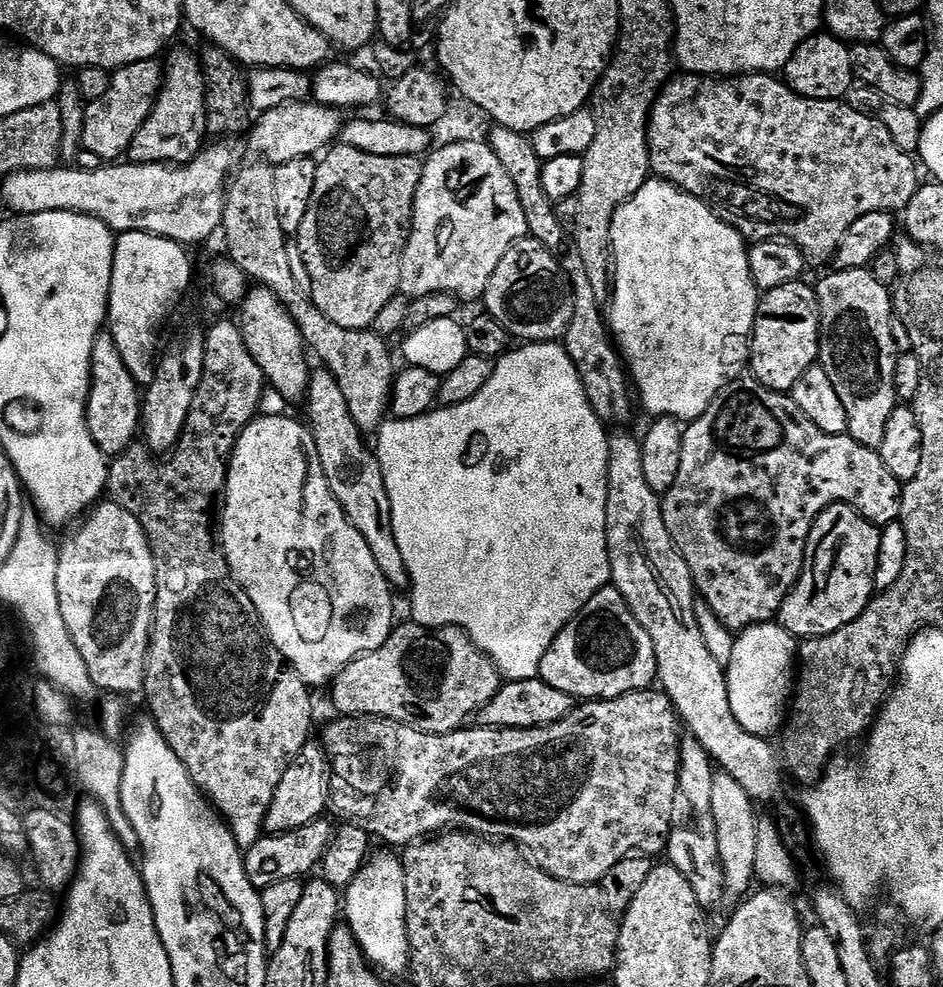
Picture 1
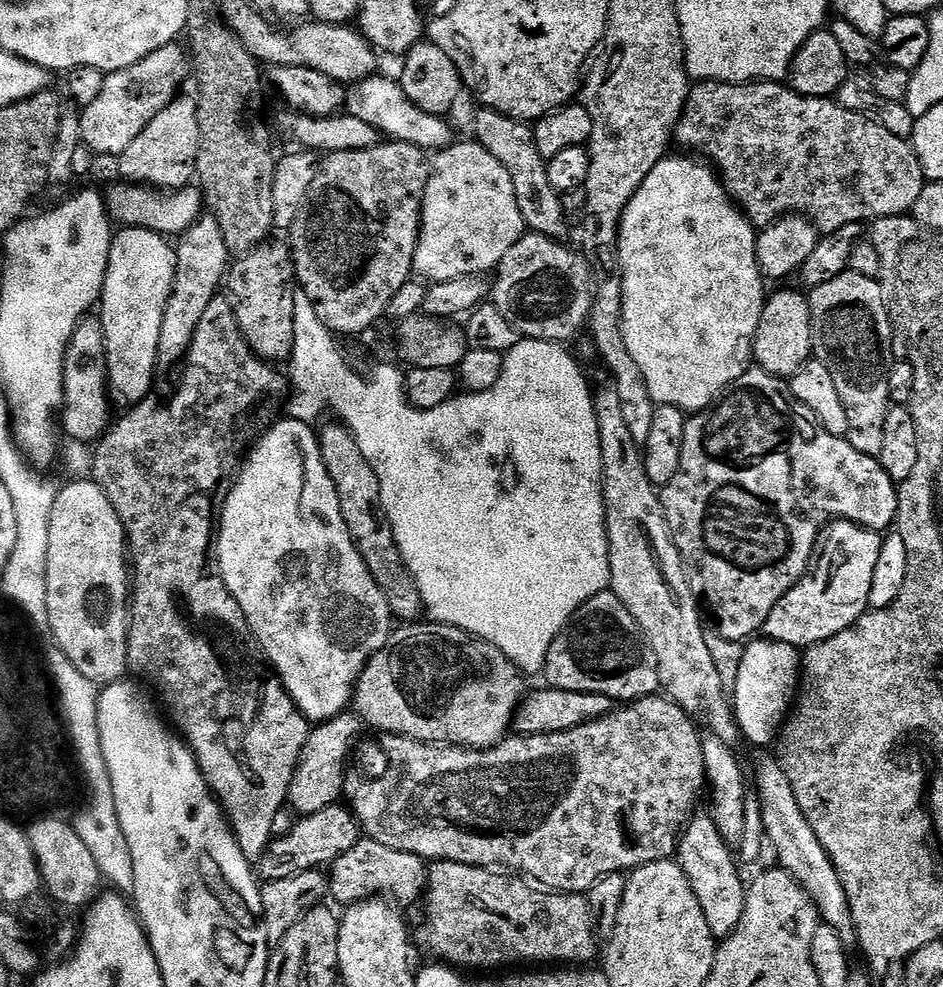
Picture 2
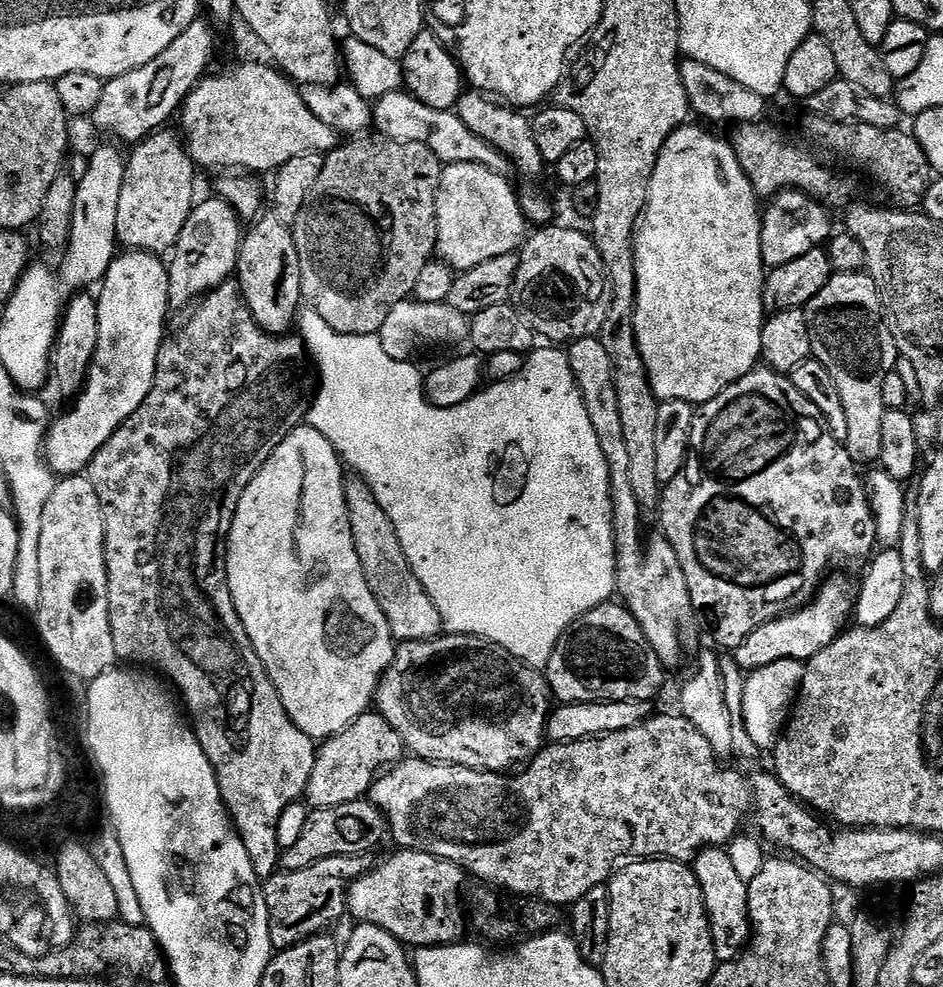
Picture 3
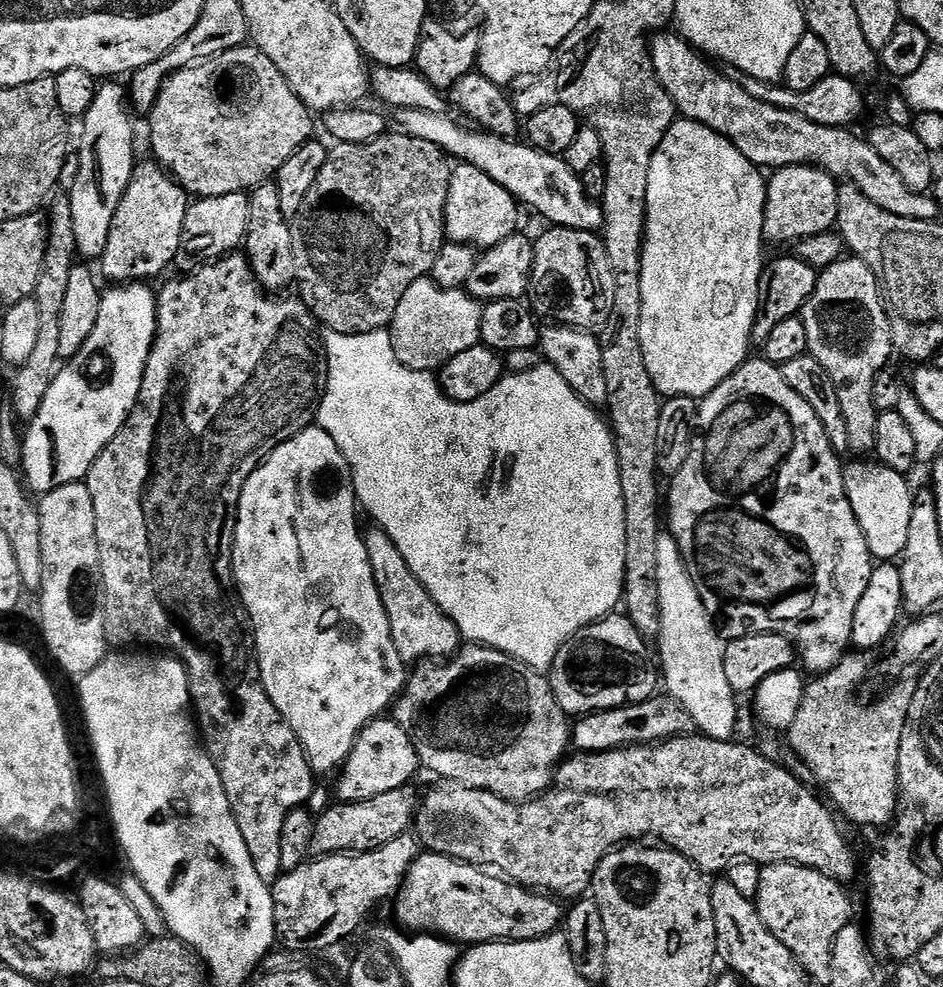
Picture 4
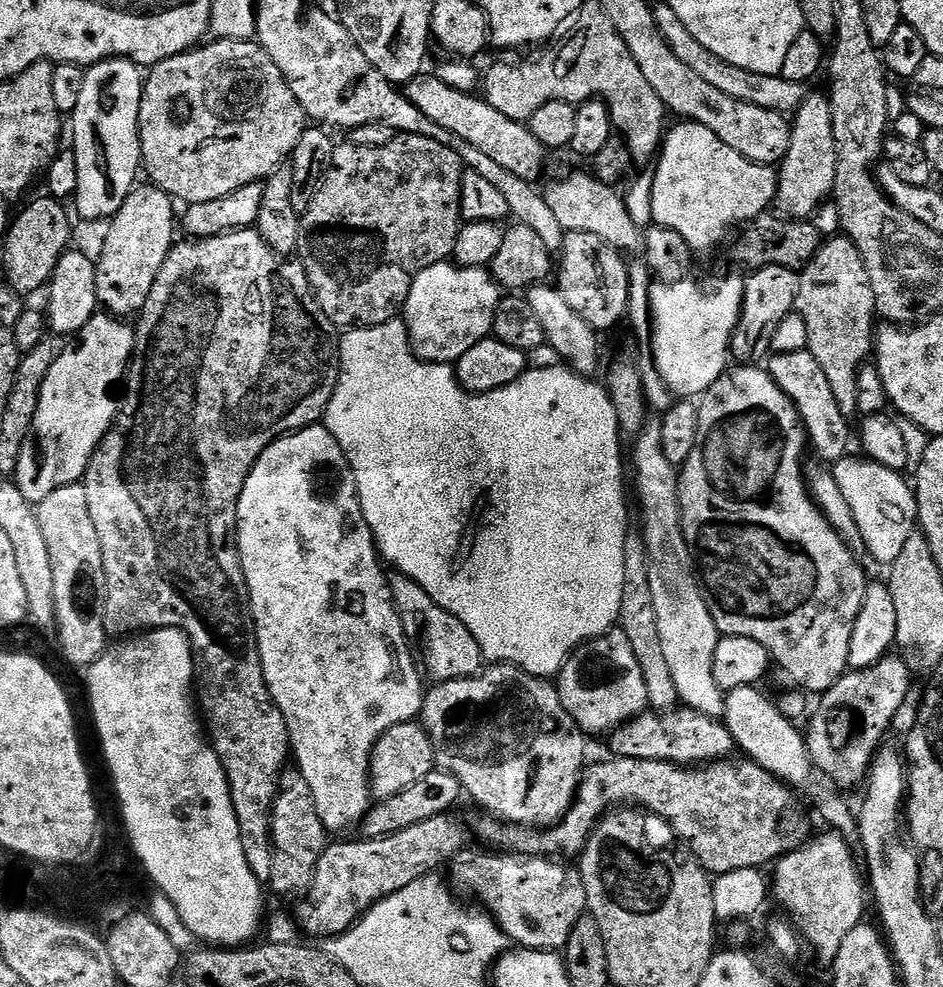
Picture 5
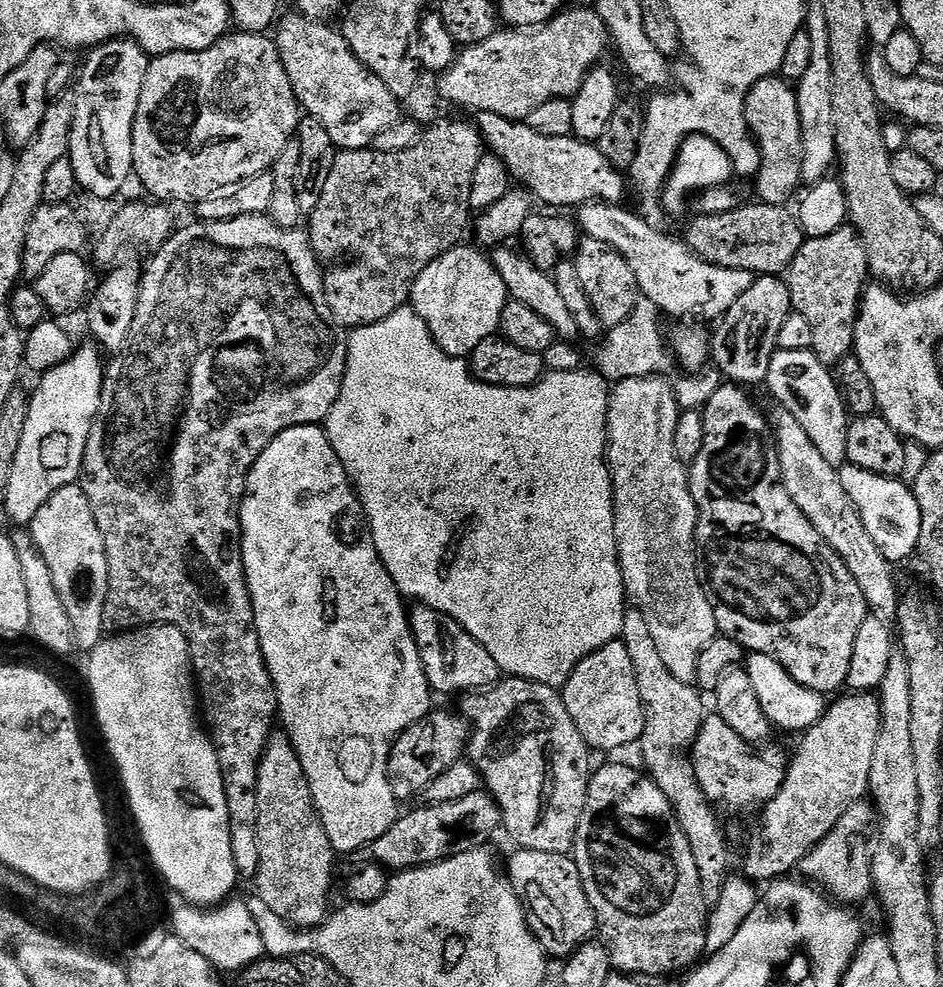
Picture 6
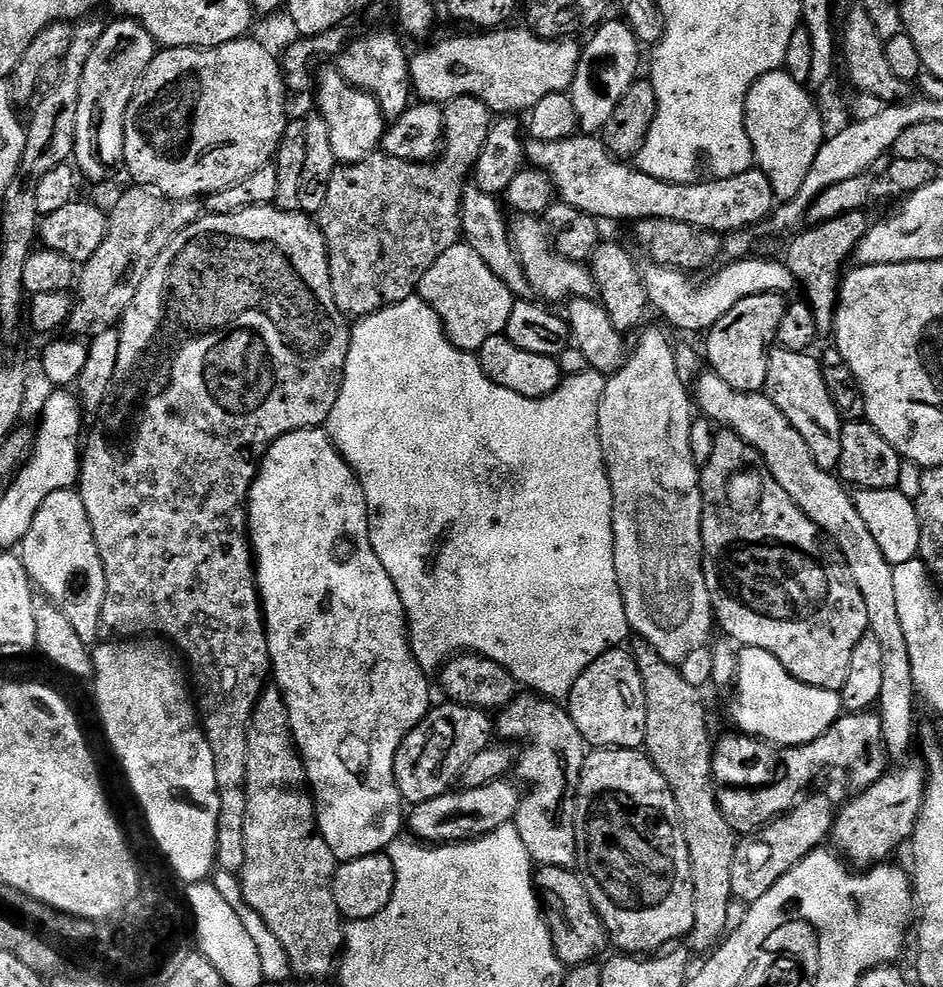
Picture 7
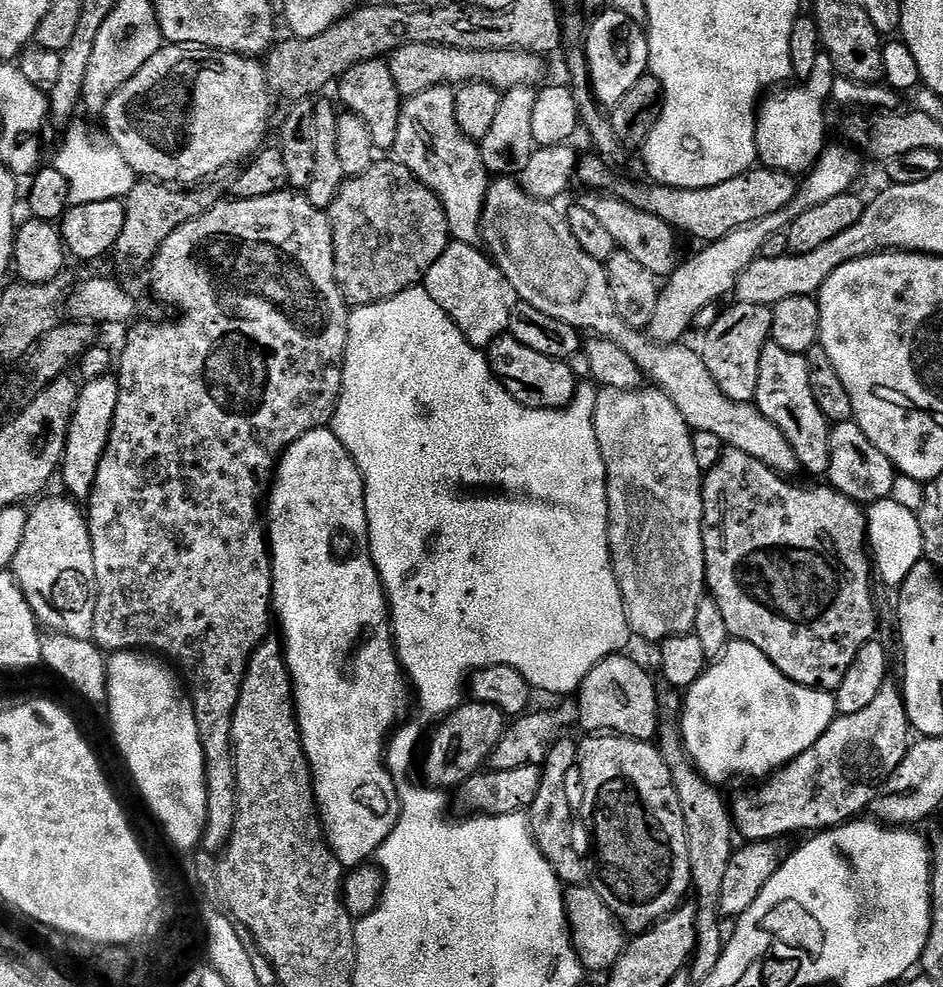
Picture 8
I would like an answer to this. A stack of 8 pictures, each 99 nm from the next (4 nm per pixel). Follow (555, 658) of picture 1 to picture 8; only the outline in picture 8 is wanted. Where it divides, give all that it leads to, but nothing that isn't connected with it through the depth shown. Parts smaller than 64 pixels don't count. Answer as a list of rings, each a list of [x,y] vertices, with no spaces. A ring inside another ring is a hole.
[[[628,654],[608,656],[580,684],[578,724],[588,734],[611,734],[631,740],[652,742],[657,739],[662,723],[658,687],[652,676]]]

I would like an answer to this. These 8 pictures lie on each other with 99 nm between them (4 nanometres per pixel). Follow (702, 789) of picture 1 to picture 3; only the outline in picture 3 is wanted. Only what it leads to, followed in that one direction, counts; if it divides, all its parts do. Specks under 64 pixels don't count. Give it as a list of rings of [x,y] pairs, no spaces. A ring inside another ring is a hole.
[[[720,846],[697,852],[694,871],[702,890],[716,959],[720,962],[734,960],[749,947],[752,934],[752,923],[748,921],[748,882],[734,870],[730,854]]]

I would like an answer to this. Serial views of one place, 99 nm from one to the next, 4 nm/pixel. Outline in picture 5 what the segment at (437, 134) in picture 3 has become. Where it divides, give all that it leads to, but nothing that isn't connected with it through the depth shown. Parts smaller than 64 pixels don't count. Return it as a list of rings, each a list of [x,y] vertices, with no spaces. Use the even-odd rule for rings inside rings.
[[[585,172],[564,176],[548,189],[543,189],[544,200],[549,204],[551,213],[558,218],[559,225],[565,232],[594,234],[594,238],[602,238],[602,242],[617,250],[638,247],[642,232],[637,221],[626,210],[624,196],[616,193],[619,191],[613,185],[598,182],[595,175]]]

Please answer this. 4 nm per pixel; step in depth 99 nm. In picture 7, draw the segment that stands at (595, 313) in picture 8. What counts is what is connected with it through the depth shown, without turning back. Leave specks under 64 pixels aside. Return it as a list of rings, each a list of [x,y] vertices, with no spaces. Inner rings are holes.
[[[517,215],[515,219],[516,221],[513,219],[510,224],[512,244],[516,248],[516,255],[520,257],[533,293],[541,301],[568,302],[573,297],[591,297],[596,292],[596,284],[592,280],[591,271],[583,263],[567,260],[562,253],[556,251],[543,219],[521,215]],[[711,370],[705,371],[695,381],[695,384],[695,407],[699,411],[701,408],[704,411],[701,413],[713,424],[738,434],[751,448],[756,448],[760,457],[764,459],[764,465],[770,470],[774,482],[778,482],[778,486],[782,486],[782,490],[786,490],[786,494],[790,494],[790,498],[800,507],[802,514],[806,514],[806,518],[810,518],[810,522],[819,526],[820,530],[825,532],[838,546],[842,558],[846,558],[846,566],[850,566],[850,574],[854,574],[854,583],[858,585],[858,590],[862,594],[862,602],[866,602],[869,633],[874,638],[878,638],[878,643],[882,645],[882,694],[878,705],[878,715],[882,722],[884,745],[888,750],[889,757],[896,758],[896,756],[906,755],[911,750],[912,744],[914,748],[914,737],[918,732],[918,723],[916,724],[918,697],[914,686],[914,670],[910,662],[910,646],[906,646],[906,634],[902,631],[902,622],[898,618],[898,601],[894,590],[894,565],[887,560],[886,555],[882,554],[877,539],[866,526],[865,519],[859,514],[853,493],[845,487],[839,475],[822,470],[822,466],[818,466],[818,462],[814,462],[814,454],[810,454],[810,446],[806,446],[806,438],[802,438],[802,434],[798,434],[798,430],[794,430],[794,426],[790,426],[790,418],[786,418],[786,414],[782,414],[782,410],[778,410],[778,406],[774,406],[774,402],[768,395],[764,392],[734,390],[734,386],[726,386],[726,382],[722,382],[722,378],[718,378]]]

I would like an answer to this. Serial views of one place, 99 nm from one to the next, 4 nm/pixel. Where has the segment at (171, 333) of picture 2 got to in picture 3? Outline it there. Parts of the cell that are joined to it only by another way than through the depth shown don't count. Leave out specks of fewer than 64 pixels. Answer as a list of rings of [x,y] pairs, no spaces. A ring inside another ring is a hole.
[[[201,199],[193,207],[190,218],[186,218],[186,226],[182,226],[182,234],[178,238],[176,247],[170,253],[170,263],[168,264],[169,309],[191,309],[209,292],[233,279],[240,253],[242,221],[225,200],[211,199],[204,201]]]

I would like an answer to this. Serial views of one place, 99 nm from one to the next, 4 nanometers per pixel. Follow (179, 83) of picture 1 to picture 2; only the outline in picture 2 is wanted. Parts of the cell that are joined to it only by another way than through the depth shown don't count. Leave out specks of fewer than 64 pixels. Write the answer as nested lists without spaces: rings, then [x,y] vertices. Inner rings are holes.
[[[195,99],[172,101],[134,142],[130,150],[118,157],[121,181],[137,186],[151,186],[156,190],[179,190],[193,183],[198,158],[198,114]]]

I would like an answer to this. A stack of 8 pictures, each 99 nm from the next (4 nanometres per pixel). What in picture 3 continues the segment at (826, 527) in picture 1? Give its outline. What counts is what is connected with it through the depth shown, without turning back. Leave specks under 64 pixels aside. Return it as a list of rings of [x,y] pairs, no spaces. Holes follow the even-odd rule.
[[[829,575],[820,585],[820,591],[812,601],[805,604],[798,612],[789,612],[777,620],[758,626],[734,649],[738,666],[745,673],[758,670],[762,666],[770,666],[770,662],[783,660],[799,660],[806,662],[818,654],[818,650],[826,650],[830,642],[840,637],[840,633],[849,627],[856,611],[858,588],[844,576]],[[849,620],[849,621],[848,621]]]

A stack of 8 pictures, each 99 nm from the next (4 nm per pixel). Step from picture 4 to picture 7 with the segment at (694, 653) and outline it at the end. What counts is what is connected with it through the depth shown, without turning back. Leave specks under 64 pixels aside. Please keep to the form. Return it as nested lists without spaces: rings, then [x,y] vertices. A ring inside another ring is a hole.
[[[645,327],[639,333],[639,335],[641,334],[640,342],[633,352],[631,349],[630,355],[625,359],[621,368],[606,379],[606,390],[602,390],[602,402],[598,406],[598,438],[602,442],[604,465],[610,478],[612,533],[614,534],[614,574],[618,578],[628,627],[639,639],[645,640],[650,646],[654,646],[654,650],[658,650],[658,654],[662,654],[662,658],[666,658],[666,662],[679,666],[686,658],[686,654],[705,647],[713,639],[712,628],[714,629],[714,613],[710,602],[710,590],[706,590],[706,574],[704,573],[700,468],[694,462],[694,454],[690,454],[690,426],[694,419],[694,400],[690,395],[690,388],[686,380],[679,376],[679,367],[676,365],[677,345],[668,337],[669,329],[667,327],[664,327],[665,329],[647,328]]]

